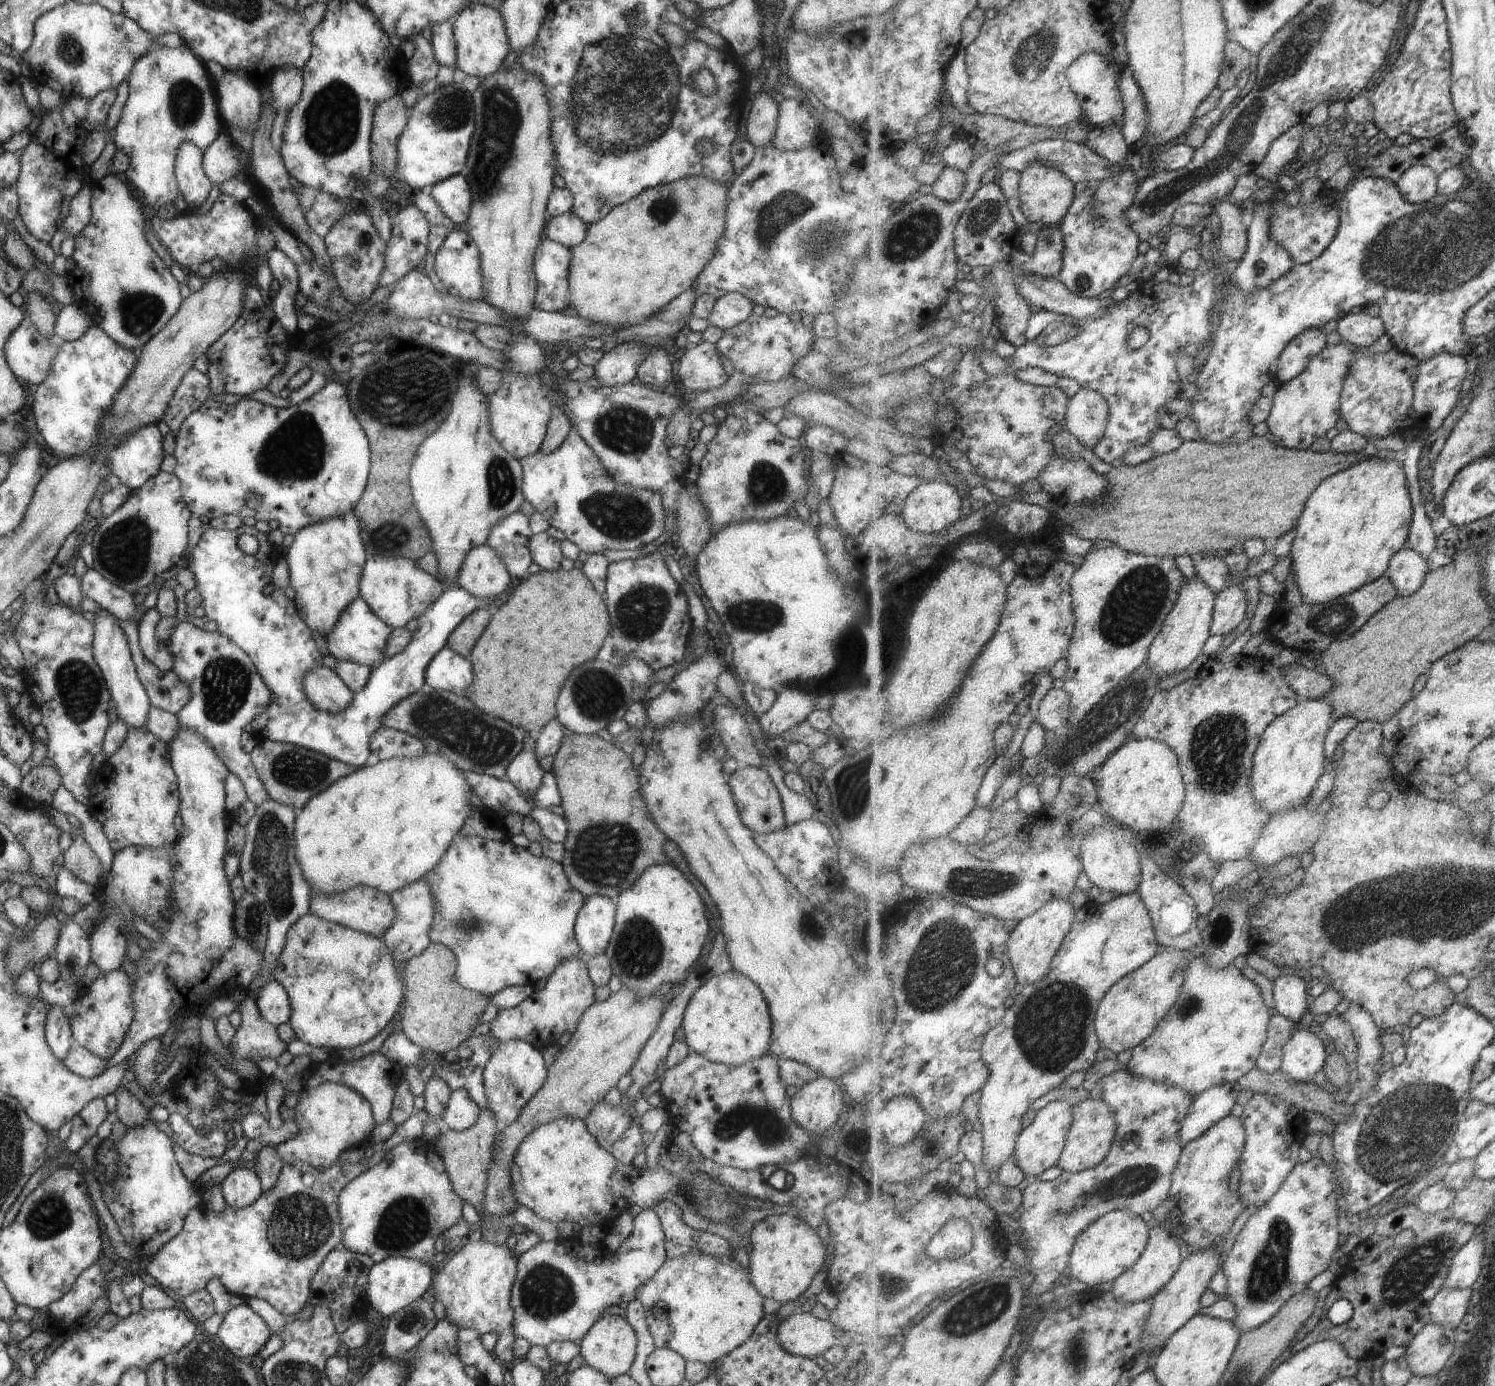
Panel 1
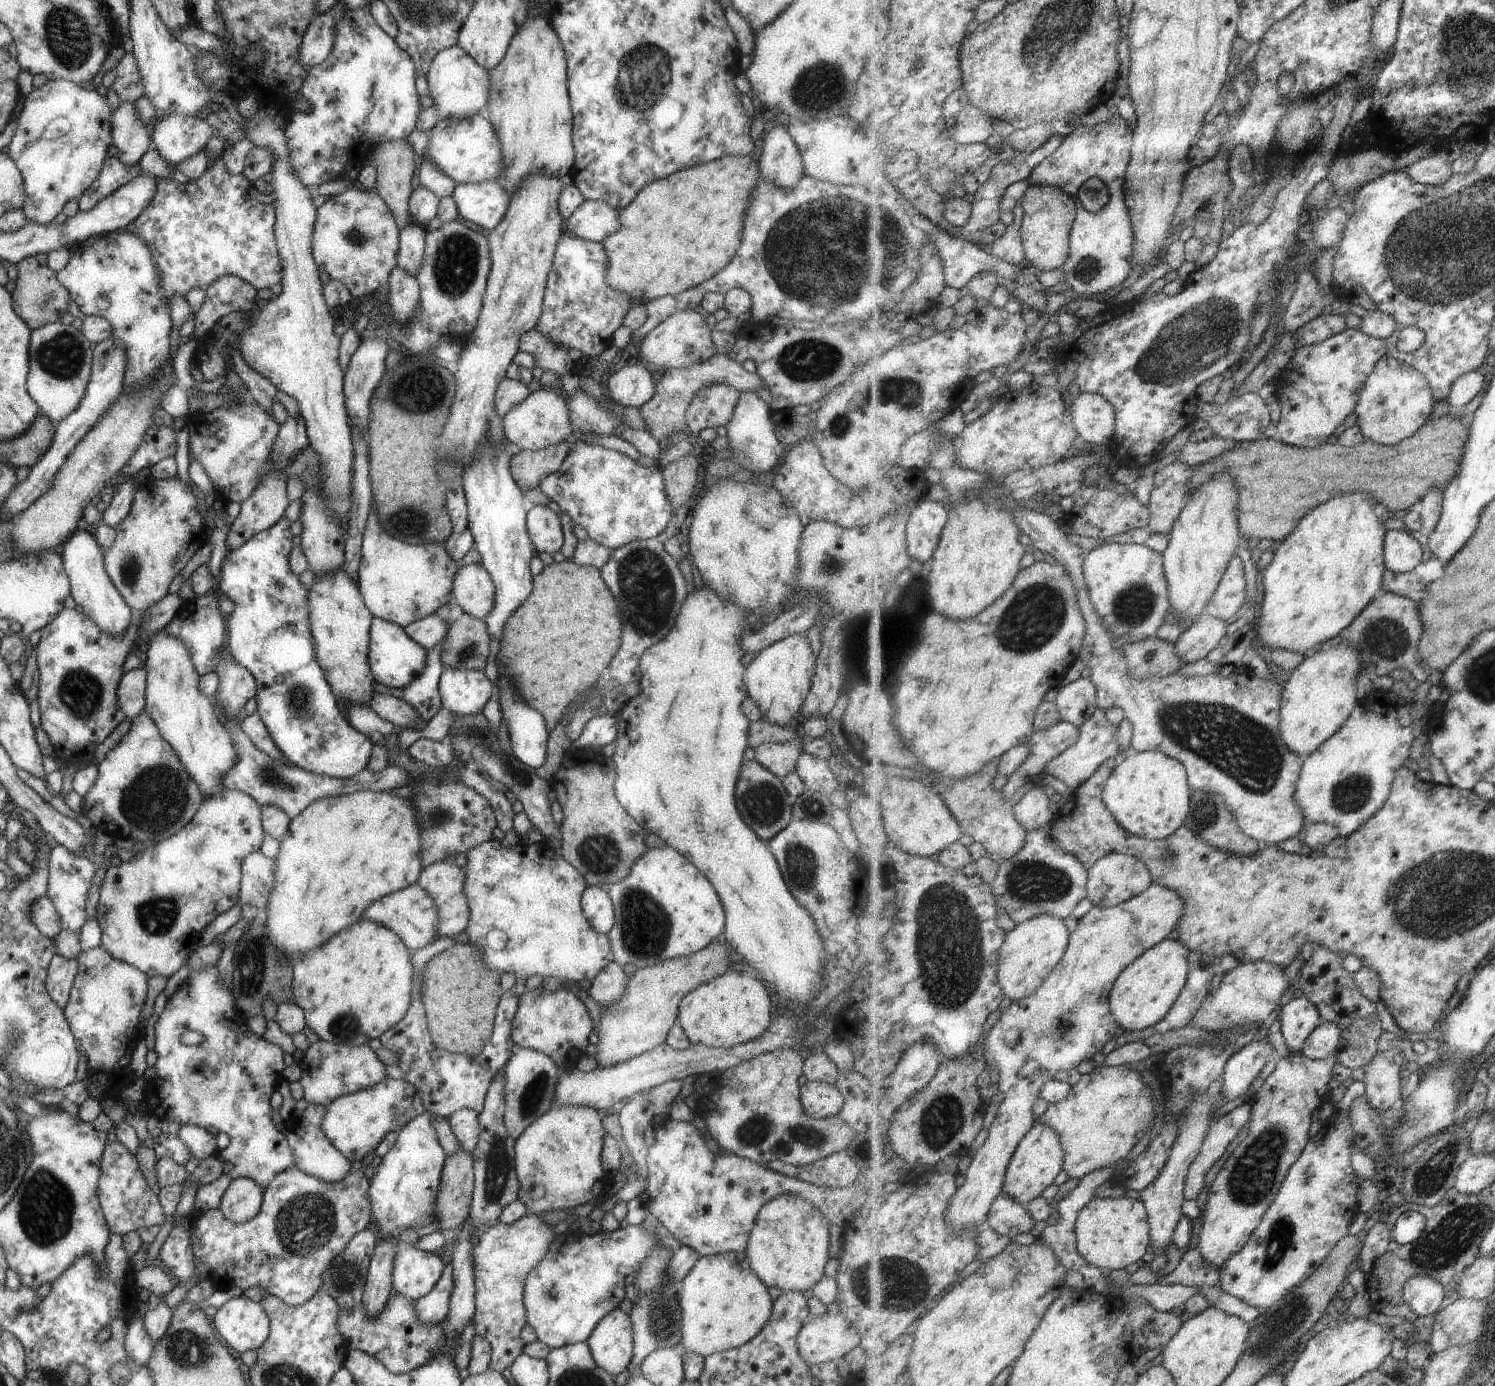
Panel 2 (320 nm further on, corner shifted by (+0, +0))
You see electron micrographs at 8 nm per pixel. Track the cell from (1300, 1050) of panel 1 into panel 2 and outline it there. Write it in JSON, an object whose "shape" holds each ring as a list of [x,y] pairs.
{"shape":[[[1325,1021],[1311,1033],[1302,1053],[1313,1060],[1332,1057],[1340,1046],[1341,1037],[1340,1026],[1335,1021]]]}

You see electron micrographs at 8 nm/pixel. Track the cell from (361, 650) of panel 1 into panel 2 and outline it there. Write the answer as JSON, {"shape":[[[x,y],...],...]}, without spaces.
{"shape":[[[372,617],[368,630],[367,660],[370,673],[378,688],[397,692],[406,687],[426,665],[426,649],[409,638],[403,627]]]}

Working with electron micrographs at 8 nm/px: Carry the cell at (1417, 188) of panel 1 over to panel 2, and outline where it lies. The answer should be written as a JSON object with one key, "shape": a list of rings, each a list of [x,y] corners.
{"shape":[[[1433,155],[1421,159],[1403,170],[1416,183],[1421,183],[1428,187],[1446,183],[1454,175],[1452,163],[1444,159],[1441,155]]]}

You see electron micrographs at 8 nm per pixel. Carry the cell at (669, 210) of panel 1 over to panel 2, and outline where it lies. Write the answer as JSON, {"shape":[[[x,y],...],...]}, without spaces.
{"shape":[[[752,154],[723,155],[707,164],[693,166],[689,170],[683,169],[646,184],[618,212],[618,229],[601,242],[608,262],[605,282],[612,289],[627,293],[634,304],[645,304],[652,298],[676,295],[720,271],[741,244],[745,202],[761,178],[758,160],[753,157]]]}

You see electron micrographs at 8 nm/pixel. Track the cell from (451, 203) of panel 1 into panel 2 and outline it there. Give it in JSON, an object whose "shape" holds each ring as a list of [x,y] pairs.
{"shape":[[[495,181],[457,183],[451,194],[461,220],[491,230],[504,215],[510,196]]]}

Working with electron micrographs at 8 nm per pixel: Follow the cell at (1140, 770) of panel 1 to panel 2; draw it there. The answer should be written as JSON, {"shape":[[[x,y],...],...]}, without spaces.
{"shape":[[[1136,751],[1119,760],[1104,788],[1104,801],[1121,826],[1140,837],[1166,839],[1192,812],[1192,786],[1184,763],[1164,751]]]}

